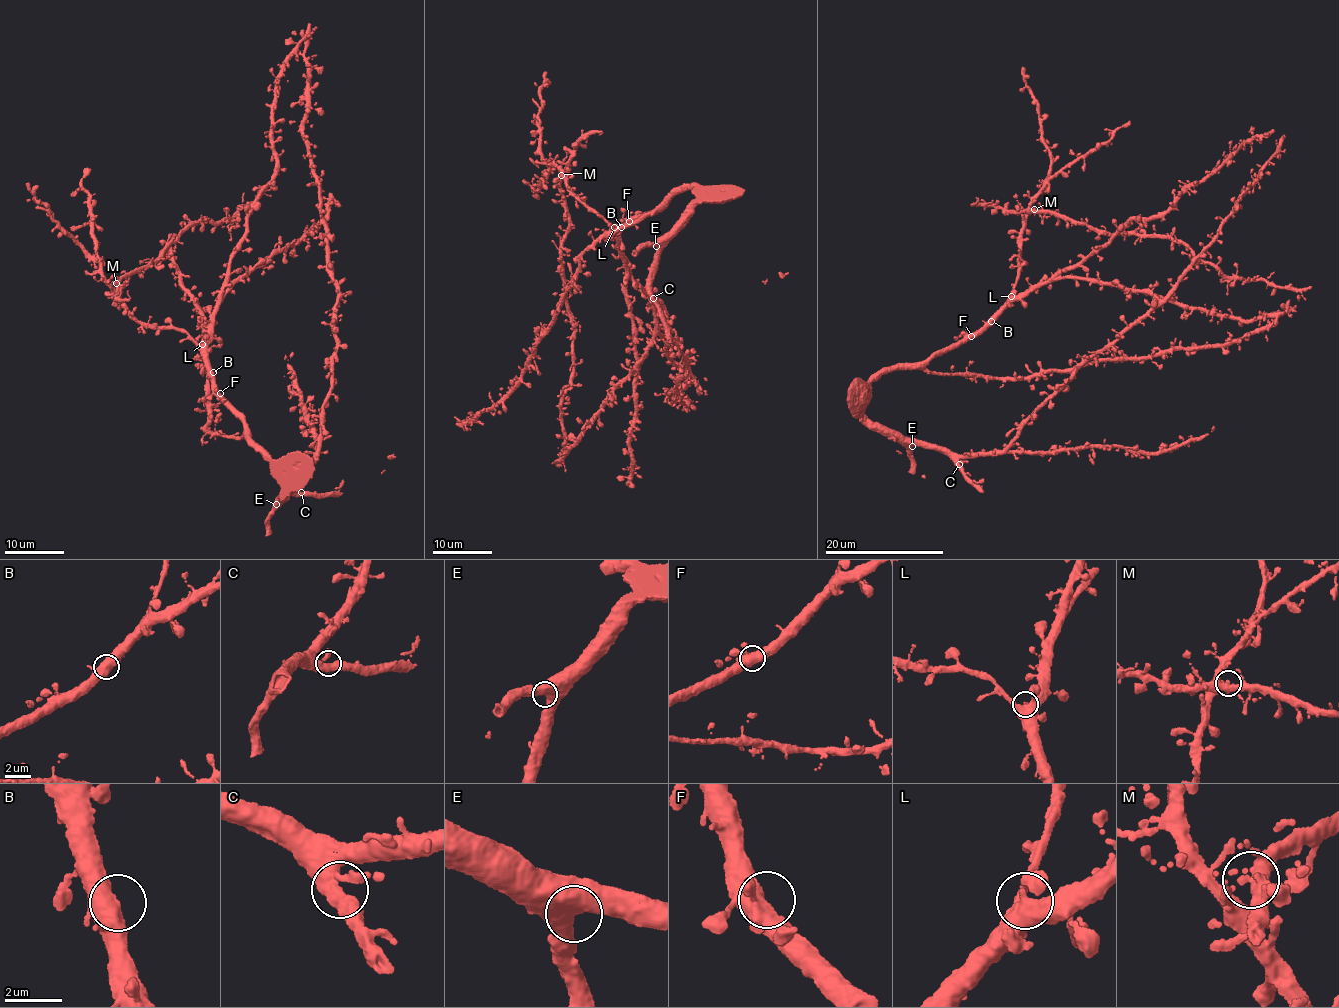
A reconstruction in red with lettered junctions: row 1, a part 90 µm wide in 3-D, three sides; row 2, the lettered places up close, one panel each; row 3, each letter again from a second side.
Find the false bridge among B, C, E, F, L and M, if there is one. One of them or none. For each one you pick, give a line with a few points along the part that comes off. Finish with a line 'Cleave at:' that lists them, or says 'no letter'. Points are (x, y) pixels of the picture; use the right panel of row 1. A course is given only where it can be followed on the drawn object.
Cleave at: no letter

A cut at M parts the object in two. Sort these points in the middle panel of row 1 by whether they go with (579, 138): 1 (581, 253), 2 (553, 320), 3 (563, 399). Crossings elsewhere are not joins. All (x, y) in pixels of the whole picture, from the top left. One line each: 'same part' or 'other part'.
1: other part
2: other part
3: same part

